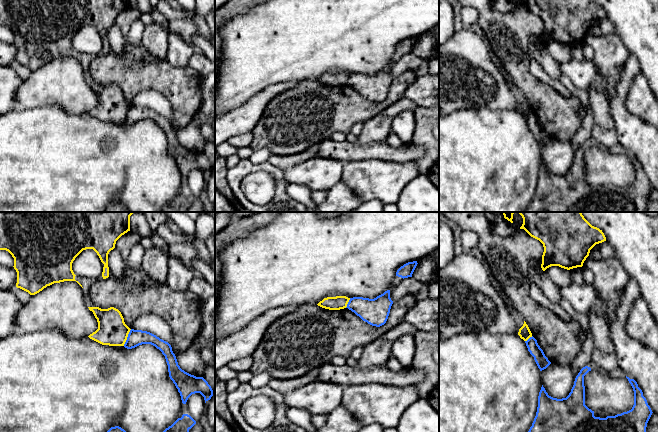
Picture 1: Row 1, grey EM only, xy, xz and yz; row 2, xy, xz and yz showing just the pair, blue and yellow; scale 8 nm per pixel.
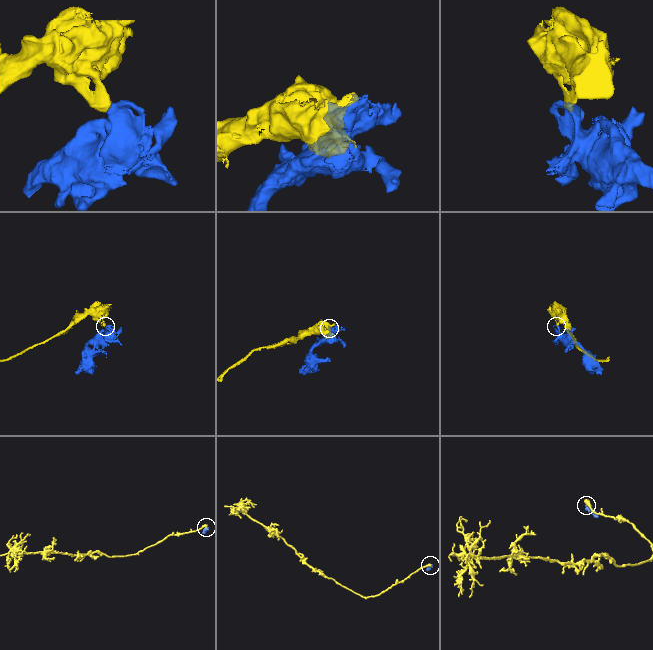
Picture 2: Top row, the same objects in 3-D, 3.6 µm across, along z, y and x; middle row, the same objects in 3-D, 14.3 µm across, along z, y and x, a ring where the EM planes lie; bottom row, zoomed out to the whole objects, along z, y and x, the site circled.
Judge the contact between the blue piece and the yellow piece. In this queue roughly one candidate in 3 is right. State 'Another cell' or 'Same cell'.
Another cell

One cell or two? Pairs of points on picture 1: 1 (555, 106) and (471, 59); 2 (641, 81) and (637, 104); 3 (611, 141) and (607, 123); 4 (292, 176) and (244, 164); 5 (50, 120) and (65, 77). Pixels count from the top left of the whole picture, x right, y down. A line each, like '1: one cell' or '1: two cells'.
1: two cells
2: one cell
3: two cells
4: two cells
5: two cells

